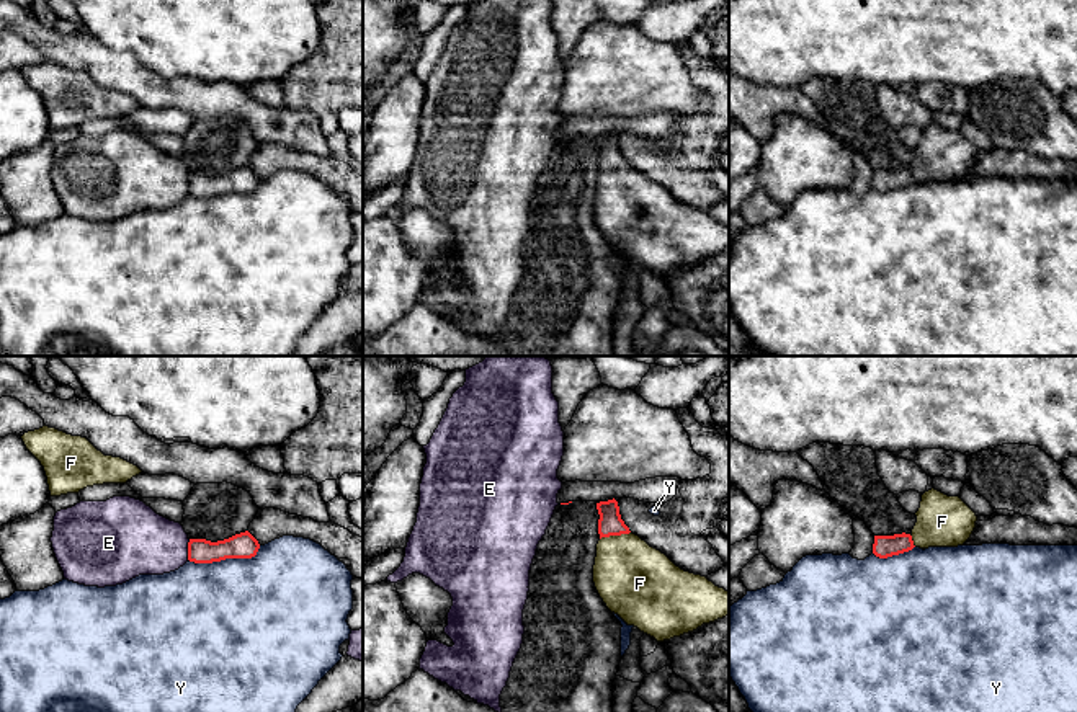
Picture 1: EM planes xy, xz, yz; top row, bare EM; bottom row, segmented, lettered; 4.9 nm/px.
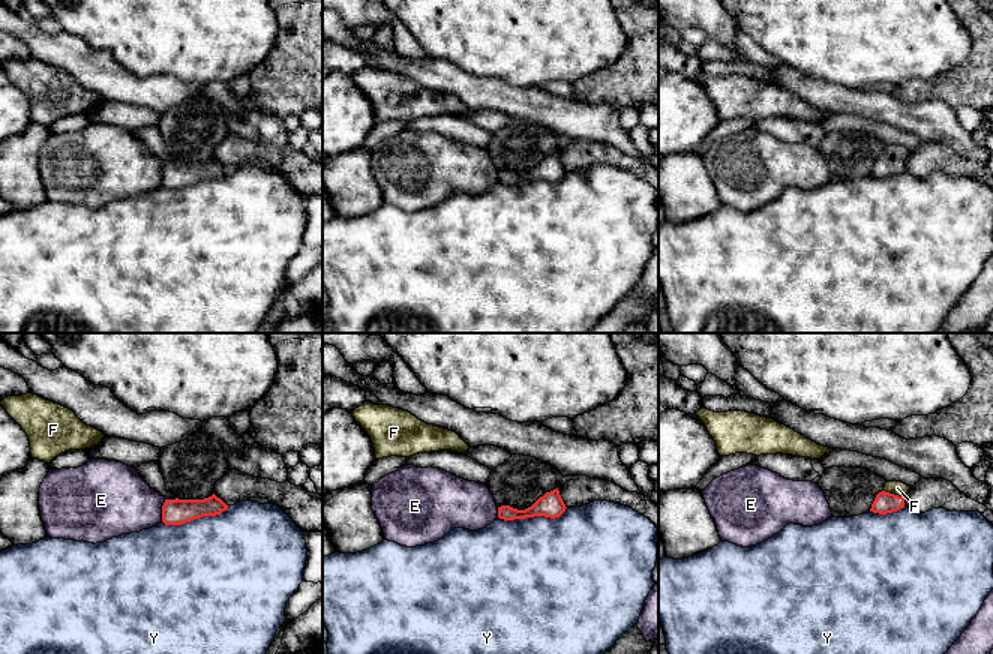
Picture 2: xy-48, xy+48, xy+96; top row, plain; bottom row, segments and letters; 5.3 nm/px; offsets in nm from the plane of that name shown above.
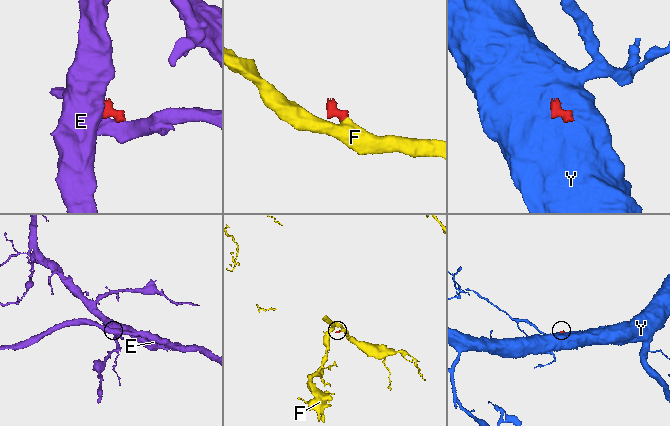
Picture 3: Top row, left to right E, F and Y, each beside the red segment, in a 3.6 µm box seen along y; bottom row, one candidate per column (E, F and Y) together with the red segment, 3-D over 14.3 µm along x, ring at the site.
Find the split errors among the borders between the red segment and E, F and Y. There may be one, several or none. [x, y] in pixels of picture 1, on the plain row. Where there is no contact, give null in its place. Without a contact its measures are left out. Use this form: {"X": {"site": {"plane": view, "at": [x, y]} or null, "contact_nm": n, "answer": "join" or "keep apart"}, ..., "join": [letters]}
{"E": {"site": {"plane": "xy", "at": [188, 183]}, "contact_nm": 110, "answer": "keep apart"}, "F": {"site": {"plane": "xz", "at": [615, 169]}, "contact_nm": 160, "answer": "join"}, "Y": {"site": {"plane": "xy", "at": [226, 191]}, "contact_nm": 360, "answer": "keep apart"}, "join": ["F"]}

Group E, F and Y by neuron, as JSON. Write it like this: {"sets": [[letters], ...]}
{"sets": [["E"], ["F"], ["Y"]]}

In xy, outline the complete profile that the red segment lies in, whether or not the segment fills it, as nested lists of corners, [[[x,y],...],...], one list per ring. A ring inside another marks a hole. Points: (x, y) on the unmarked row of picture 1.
[[[248,165],[217,176],[190,173],[188,194],[194,198],[212,198],[226,193],[252,193],[258,183],[258,175]]]

